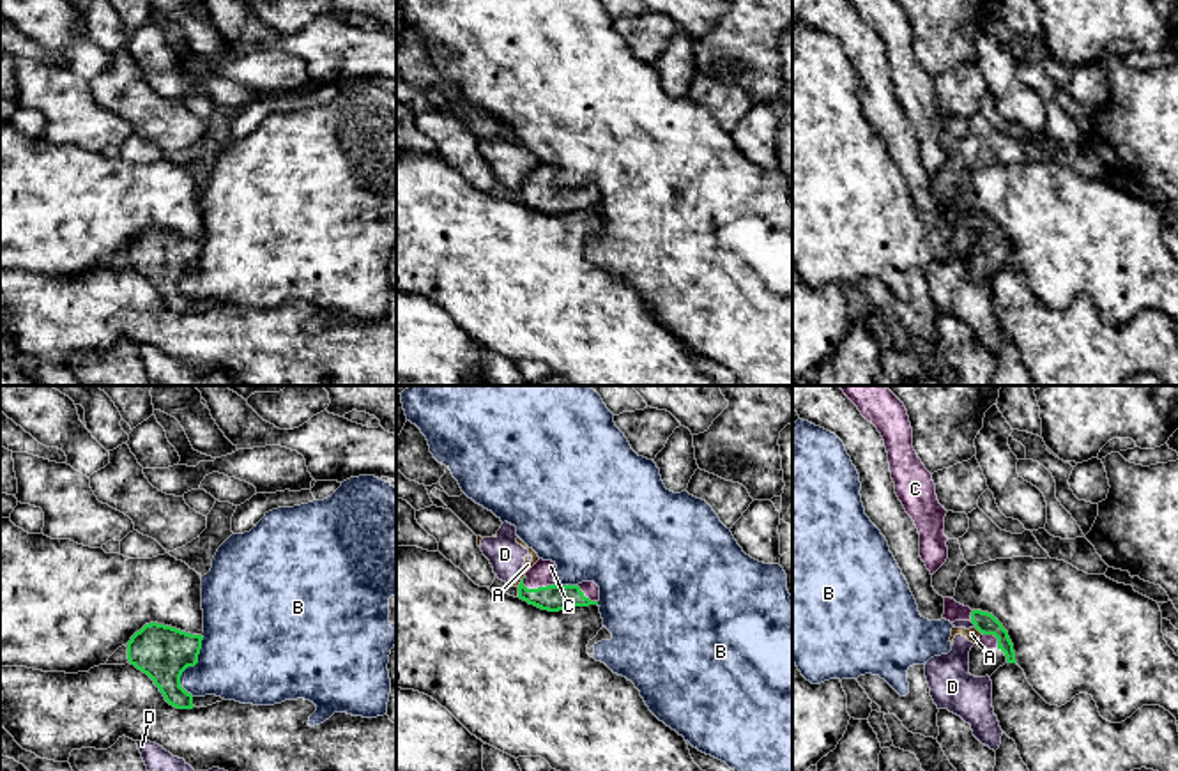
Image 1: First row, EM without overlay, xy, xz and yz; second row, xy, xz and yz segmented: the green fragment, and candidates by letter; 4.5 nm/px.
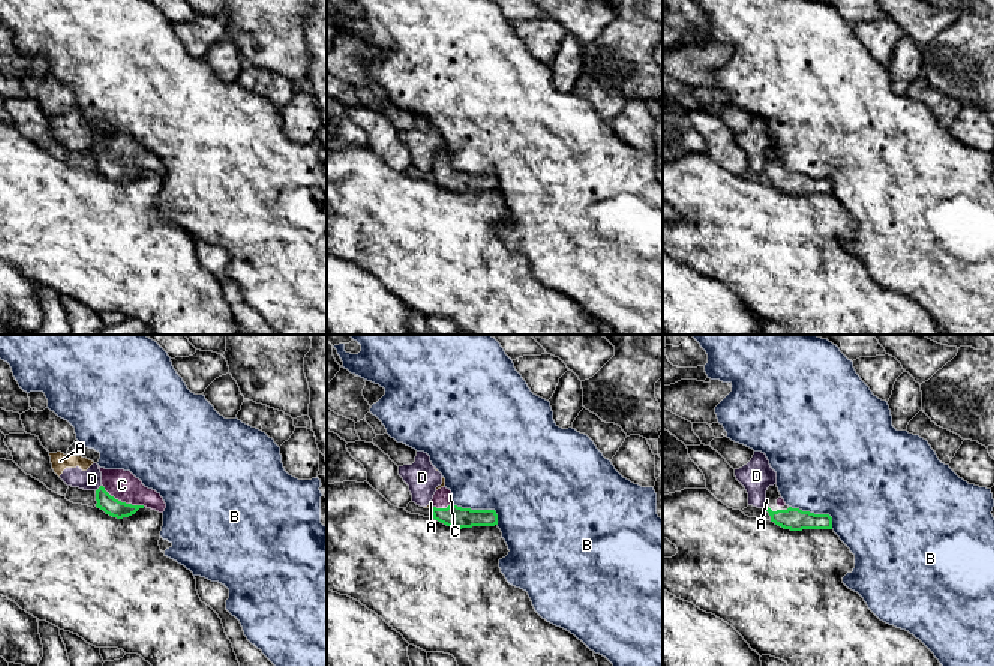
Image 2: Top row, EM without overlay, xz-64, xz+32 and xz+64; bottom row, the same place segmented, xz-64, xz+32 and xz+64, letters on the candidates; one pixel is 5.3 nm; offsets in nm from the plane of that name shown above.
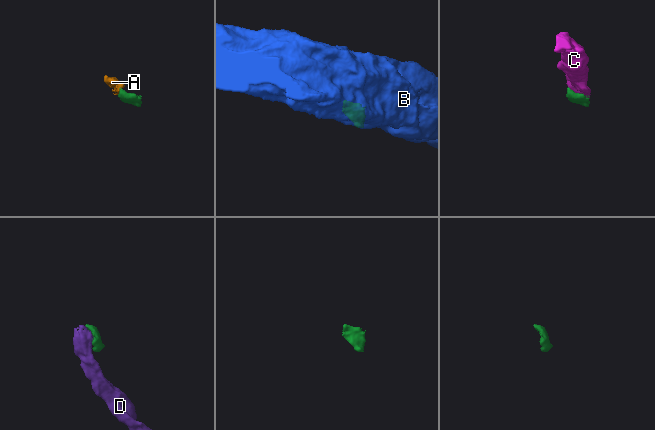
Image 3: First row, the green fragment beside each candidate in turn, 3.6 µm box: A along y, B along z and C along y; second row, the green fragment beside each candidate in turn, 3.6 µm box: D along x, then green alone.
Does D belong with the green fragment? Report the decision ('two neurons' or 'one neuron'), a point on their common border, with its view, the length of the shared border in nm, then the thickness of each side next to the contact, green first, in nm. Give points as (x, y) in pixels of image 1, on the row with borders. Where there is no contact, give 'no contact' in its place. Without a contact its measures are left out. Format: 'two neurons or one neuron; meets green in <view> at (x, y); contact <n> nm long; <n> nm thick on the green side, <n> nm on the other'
two neurons; meets green in yz at (973, 623); contact 40 nm long; 100 nm thick on the green side, 40 nm on the other

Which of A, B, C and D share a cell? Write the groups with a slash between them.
A D / B / C

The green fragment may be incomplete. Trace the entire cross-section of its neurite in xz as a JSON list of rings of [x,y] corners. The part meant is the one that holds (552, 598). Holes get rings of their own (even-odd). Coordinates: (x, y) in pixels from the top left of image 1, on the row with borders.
[[[539,559],[522,578],[518,598],[548,612],[598,605],[600,587],[594,582],[557,585],[555,568],[555,562]]]

